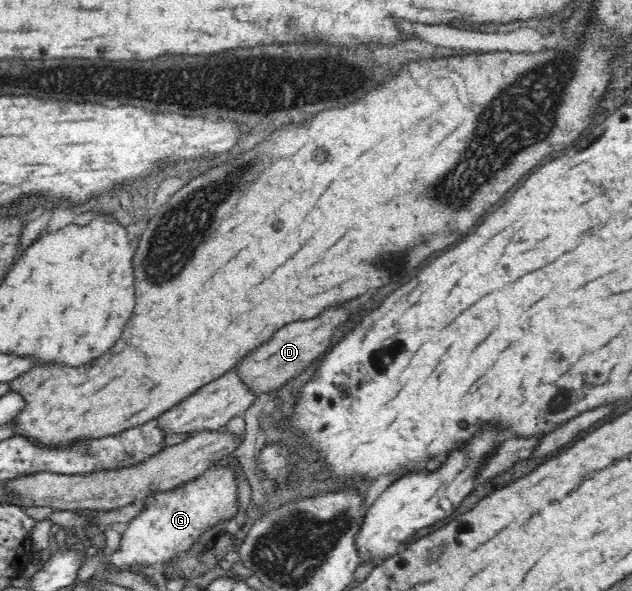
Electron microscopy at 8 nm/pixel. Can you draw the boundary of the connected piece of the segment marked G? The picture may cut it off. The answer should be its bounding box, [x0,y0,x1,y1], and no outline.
[109,464,239,569]

